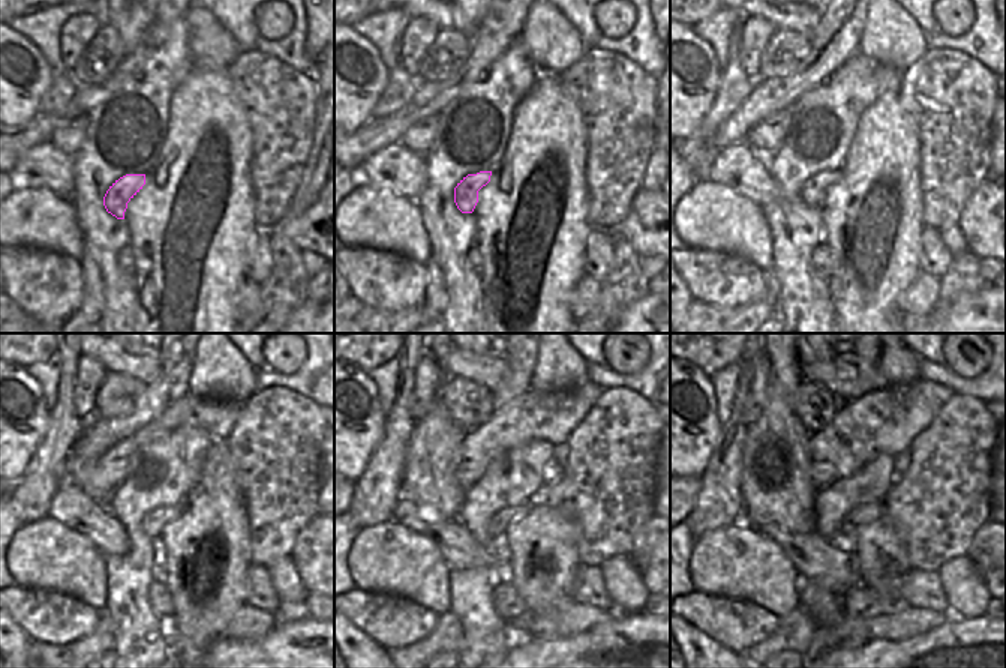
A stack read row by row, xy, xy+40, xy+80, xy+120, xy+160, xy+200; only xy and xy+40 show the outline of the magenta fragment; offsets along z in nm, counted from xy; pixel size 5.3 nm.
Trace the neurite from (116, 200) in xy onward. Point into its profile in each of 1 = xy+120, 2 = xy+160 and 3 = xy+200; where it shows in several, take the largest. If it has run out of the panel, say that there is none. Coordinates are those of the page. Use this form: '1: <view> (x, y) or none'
1: xy+120 (153, 523)
2: xy+160 (500, 521)
3: xy+200 (864, 514)

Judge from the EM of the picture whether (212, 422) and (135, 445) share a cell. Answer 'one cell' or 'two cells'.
one cell

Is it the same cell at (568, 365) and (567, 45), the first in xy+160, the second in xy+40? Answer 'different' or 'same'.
same

